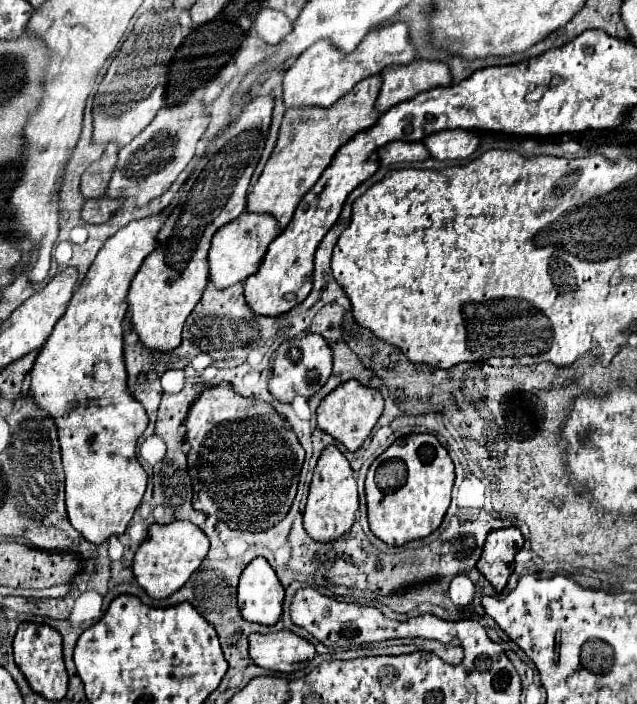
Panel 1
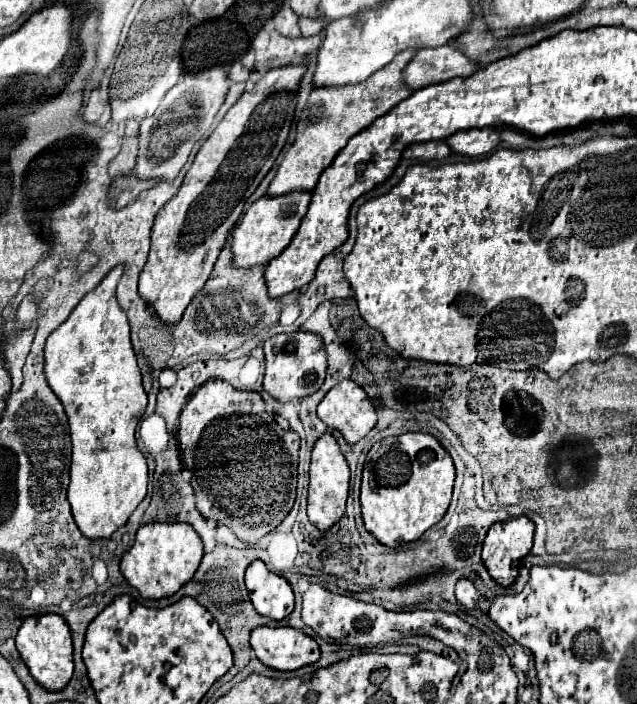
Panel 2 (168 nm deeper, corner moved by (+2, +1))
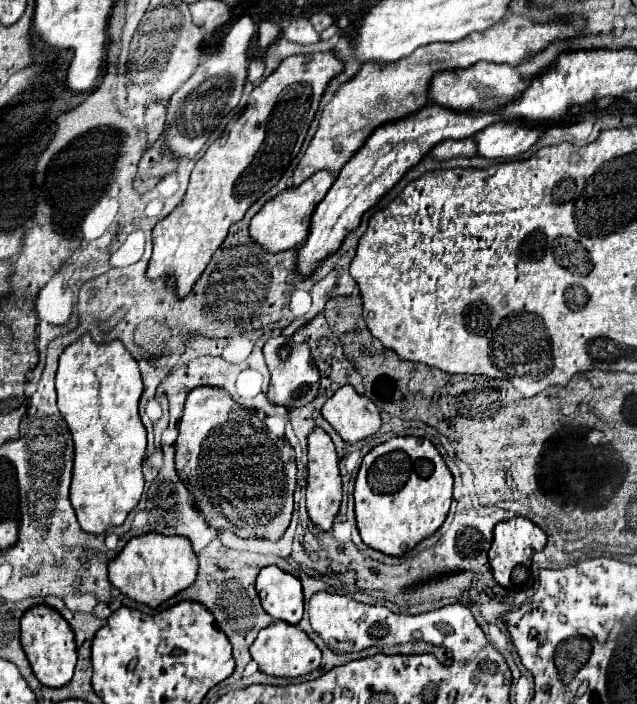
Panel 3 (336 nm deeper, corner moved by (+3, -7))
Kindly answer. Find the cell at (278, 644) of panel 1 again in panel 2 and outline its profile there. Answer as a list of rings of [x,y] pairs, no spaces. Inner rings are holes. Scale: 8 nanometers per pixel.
[[[261,626],[253,630],[251,648],[255,656],[273,670],[297,670],[319,660],[319,644],[291,626]]]

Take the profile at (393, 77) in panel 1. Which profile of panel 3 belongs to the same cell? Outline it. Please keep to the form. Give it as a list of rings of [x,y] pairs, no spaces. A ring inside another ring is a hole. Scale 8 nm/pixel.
[[[476,62],[468,68],[454,68],[454,70],[442,70],[436,72],[434,78],[428,84],[428,98],[440,106],[450,108],[496,108],[500,104],[506,104],[512,100],[512,96],[518,96],[524,90],[524,78],[506,64],[494,64],[494,62]]]

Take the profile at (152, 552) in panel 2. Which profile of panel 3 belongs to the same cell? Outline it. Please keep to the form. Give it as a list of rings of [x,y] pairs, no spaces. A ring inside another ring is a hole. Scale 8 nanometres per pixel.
[[[142,534],[124,546],[124,550],[110,562],[108,572],[110,582],[122,594],[150,608],[158,608],[168,598],[192,586],[198,574],[198,556],[192,550],[192,542],[184,536]]]

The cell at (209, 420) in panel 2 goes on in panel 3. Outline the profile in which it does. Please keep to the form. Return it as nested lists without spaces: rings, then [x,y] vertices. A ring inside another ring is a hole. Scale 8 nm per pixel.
[[[198,386],[186,398],[174,448],[176,472],[208,526],[272,542],[286,532],[296,488],[294,448],[274,436],[256,412],[240,408],[224,388]]]

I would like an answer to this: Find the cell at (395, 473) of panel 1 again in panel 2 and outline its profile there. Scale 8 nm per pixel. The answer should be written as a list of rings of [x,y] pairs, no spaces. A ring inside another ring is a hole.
[[[407,432],[401,436],[383,438],[367,454],[363,480],[361,480],[361,512],[365,530],[373,534],[381,544],[395,548],[401,542],[413,542],[423,536],[431,526],[435,526],[447,512],[453,494],[455,466],[449,452],[437,442],[435,436],[427,432]]]

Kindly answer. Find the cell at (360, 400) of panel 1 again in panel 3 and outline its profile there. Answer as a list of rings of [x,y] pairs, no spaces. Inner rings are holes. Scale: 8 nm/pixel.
[[[350,384],[340,388],[332,400],[326,400],[322,416],[346,444],[364,440],[380,428],[378,408],[366,396],[360,396]]]

